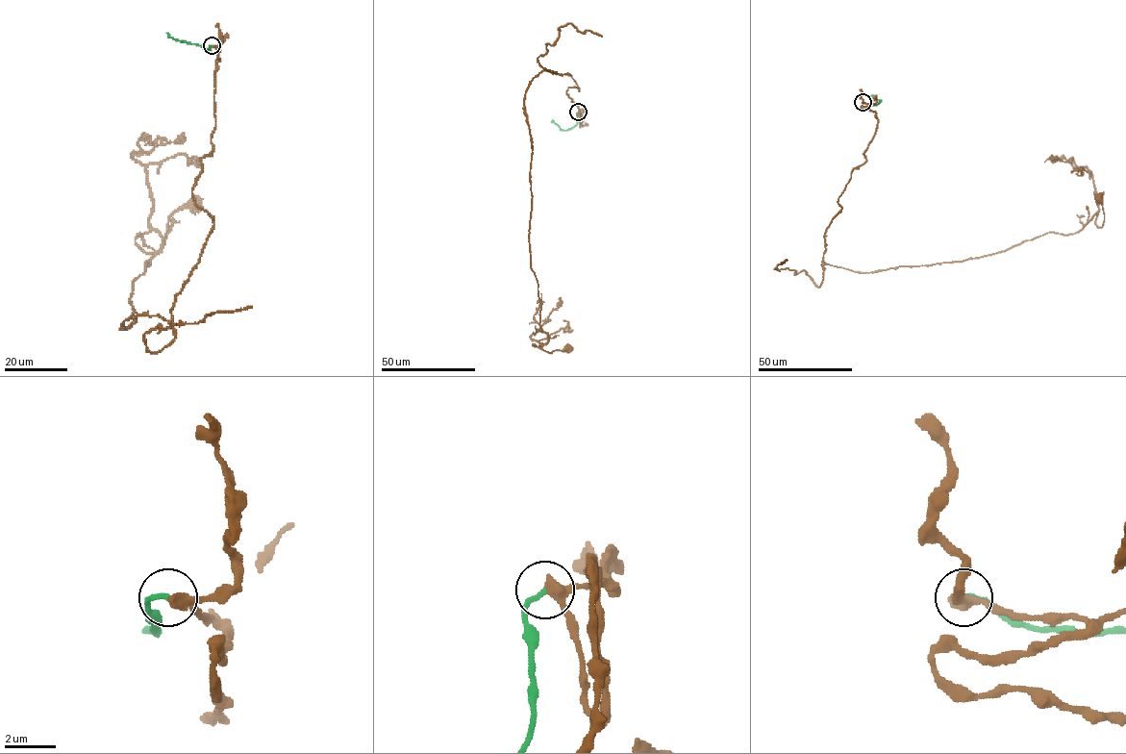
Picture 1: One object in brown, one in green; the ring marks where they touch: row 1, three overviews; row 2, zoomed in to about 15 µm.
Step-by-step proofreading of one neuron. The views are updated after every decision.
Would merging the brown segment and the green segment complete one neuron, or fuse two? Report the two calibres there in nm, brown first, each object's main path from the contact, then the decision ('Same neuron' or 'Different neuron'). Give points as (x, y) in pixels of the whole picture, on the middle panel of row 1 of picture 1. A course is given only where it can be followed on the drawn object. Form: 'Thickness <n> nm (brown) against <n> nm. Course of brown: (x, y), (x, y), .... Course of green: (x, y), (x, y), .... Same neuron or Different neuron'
Thickness 360 nm (brown) against 190 nm. Course of brown: (578, 112), (580, 127), (569, 73), (531, 82), (530, 267), (548, 337), (532, 344), (566, 348). Course of green: (578, 112), (577, 123), (570, 129), (562, 130), (552, 123). Same neuron

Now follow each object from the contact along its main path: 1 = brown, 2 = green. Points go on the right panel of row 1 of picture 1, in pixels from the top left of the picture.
1: (863, 102), (877, 128), (824, 234), (823, 268), (962, 262), (1076, 233), (1097, 213), (1101, 227), (1099, 197)
2: (863, 102), (876, 105), (881, 101), (873, 98), (874, 95)

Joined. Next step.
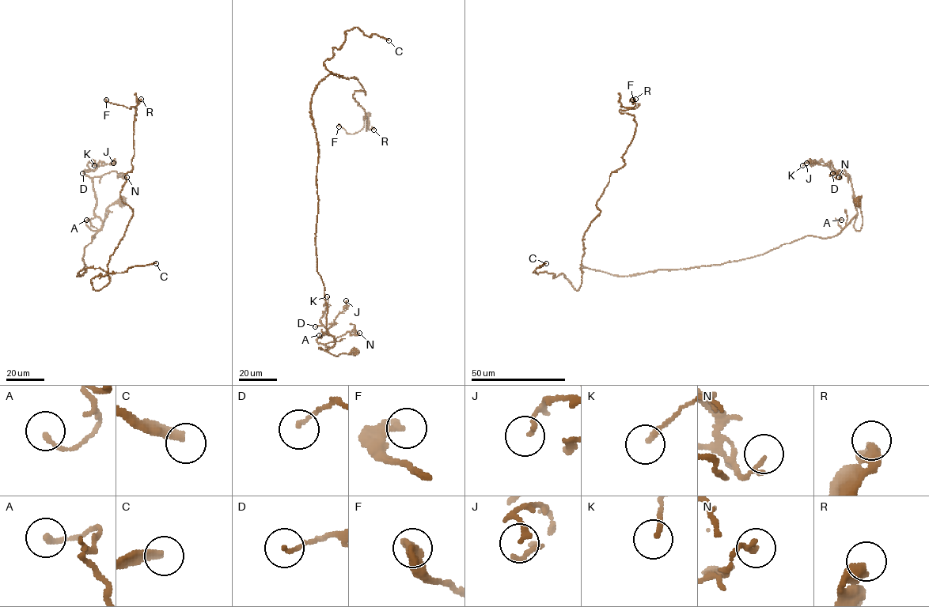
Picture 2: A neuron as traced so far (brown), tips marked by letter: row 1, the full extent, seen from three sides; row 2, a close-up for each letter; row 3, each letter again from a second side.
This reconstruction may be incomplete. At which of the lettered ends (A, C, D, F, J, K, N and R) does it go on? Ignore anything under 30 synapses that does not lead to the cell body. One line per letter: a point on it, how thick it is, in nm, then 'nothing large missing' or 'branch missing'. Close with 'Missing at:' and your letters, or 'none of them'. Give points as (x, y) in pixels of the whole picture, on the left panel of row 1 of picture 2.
A: at (86, 220); 200 nm thick; nothing large missing
C: at (156, 263); 280 nm thick; branch missing
D: at (82, 173); 140 nm thick; nothing large missing
F: at (106, 99); 300 nm thick; nothing large missing
J: at (113, 163); 190 nm thick; nothing large missing
K: at (94, 165); 190 nm thick; nothing large missing
N: at (127, 177); 150 nm thick; nothing large missing
R: at (141, 99); 480 nm thick; nothing large missing
Missing at: C

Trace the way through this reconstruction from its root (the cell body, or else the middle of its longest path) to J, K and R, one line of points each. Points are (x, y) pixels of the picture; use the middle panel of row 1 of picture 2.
J: (353, 352), (336, 356), (319, 348), (327, 350), (328, 347), (317, 341), (346, 309), (346, 300)
K: (353, 352), (336, 356), (319, 348), (328, 348), (317, 341), (326, 330), (320, 318), (326, 308), (327, 296)
R: (353, 352), (319, 348), (335, 338), (316, 269), (315, 87), (355, 77), (373, 130)

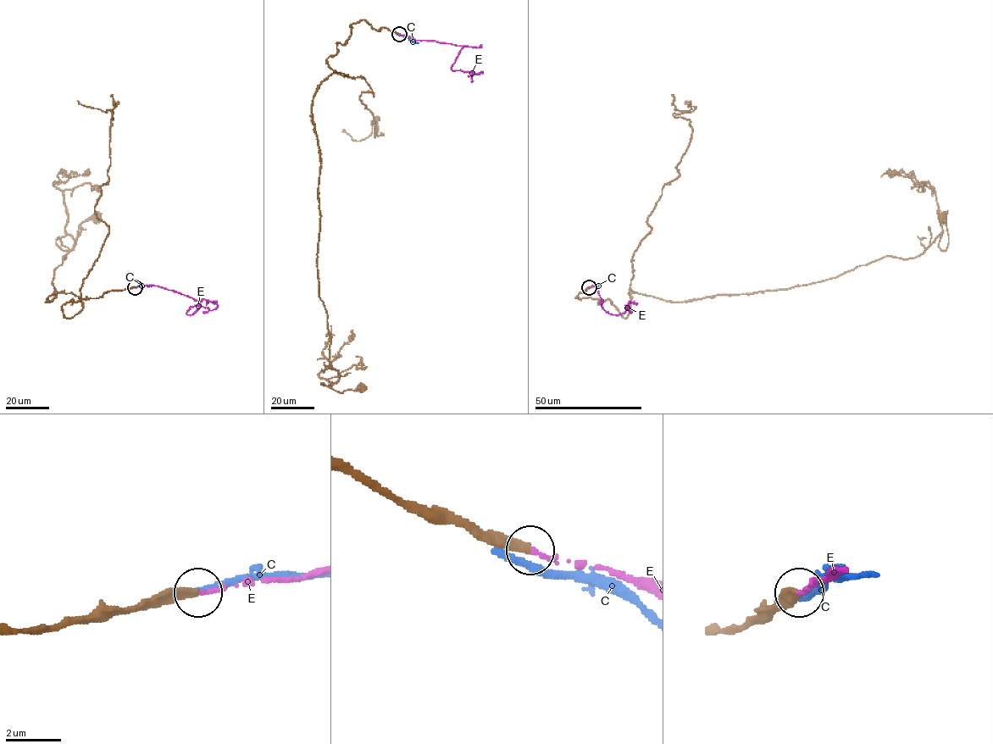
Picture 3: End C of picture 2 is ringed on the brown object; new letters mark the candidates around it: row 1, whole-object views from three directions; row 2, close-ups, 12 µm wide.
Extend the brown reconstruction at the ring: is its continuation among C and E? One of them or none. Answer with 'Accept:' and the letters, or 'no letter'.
Accept: E

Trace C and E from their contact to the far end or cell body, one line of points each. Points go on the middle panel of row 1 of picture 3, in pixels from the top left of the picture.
C: (397, 34), (418, 43)
E: (400, 34), (416, 40), (463, 46), (452, 68), (481, 72), (474, 74), (470, 81)

